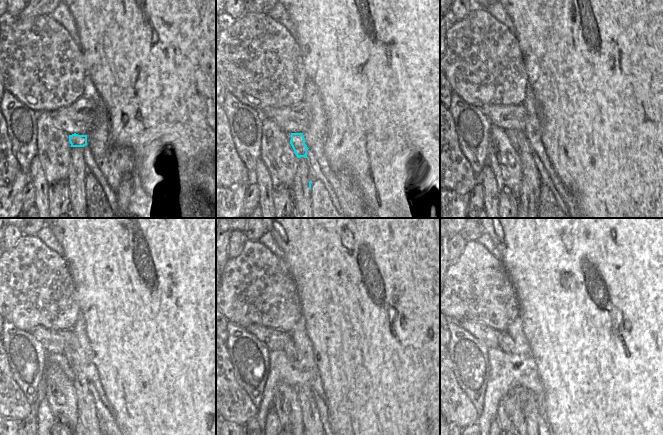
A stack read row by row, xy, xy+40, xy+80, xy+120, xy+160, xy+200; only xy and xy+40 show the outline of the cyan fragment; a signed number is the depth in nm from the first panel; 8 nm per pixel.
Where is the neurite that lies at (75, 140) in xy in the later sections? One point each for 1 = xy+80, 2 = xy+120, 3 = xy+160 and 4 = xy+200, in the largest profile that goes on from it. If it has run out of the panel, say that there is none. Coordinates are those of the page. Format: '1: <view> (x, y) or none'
1: xy+80 (521, 144)
2: xy+120 (86, 415)
3: xy+160 (309, 414)
4: xy+200 (534, 414)

